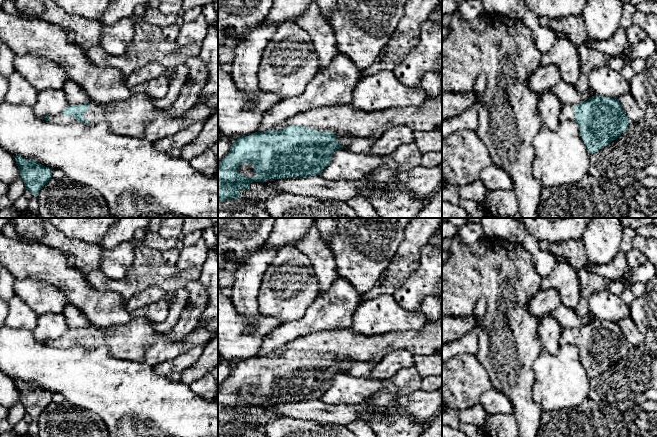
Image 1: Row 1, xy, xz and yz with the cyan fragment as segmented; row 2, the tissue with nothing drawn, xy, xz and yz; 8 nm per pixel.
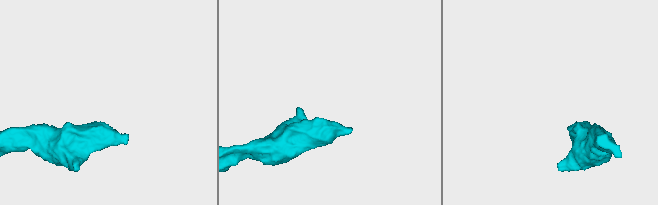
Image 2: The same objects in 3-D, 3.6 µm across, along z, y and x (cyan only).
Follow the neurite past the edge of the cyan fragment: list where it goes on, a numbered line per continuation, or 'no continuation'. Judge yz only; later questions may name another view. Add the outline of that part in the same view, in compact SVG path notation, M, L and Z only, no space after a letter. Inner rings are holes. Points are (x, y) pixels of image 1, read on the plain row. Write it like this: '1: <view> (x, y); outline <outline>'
1: yz (567, 338); outline M572 329L563 330L563 332L561 333L561 336L559 338L559 344L560 344L560 346L575 344L575 337L573 335Z

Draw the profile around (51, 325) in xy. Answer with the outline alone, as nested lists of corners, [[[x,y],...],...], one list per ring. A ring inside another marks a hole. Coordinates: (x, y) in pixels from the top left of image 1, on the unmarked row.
[[[47,313],[38,315],[33,334],[39,342],[61,337],[69,329],[62,313]]]

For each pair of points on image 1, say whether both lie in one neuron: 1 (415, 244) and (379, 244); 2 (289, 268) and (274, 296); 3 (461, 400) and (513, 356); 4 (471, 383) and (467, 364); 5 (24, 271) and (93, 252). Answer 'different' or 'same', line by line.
1: different
2: same
3: different
4: same
5: different

